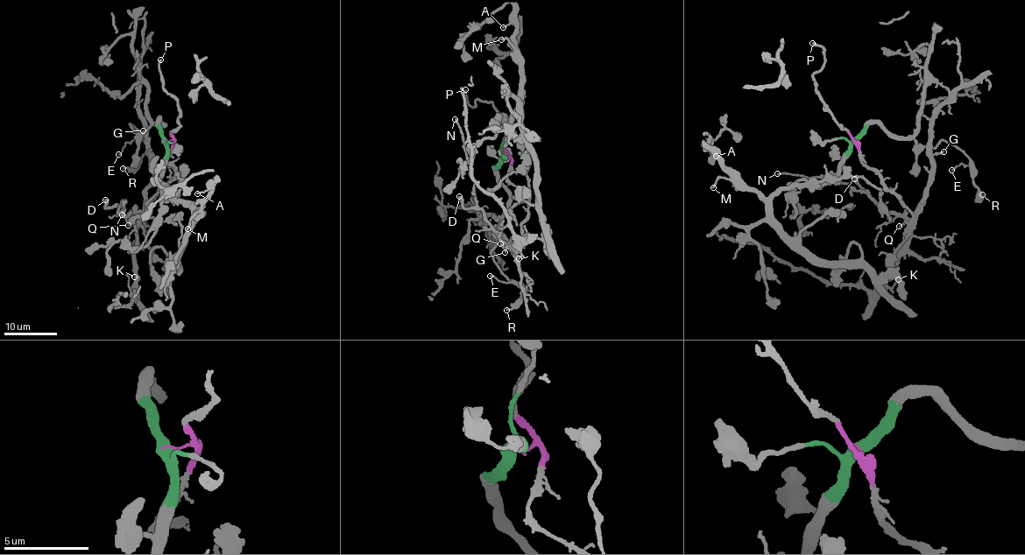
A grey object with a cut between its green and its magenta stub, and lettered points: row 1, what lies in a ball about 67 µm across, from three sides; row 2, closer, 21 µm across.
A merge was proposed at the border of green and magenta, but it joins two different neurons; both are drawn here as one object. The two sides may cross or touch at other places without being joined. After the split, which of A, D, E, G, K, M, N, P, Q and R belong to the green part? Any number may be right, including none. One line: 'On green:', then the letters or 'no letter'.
On green: A, E, M, R

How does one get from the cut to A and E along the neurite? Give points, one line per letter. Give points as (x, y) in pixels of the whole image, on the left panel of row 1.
A: (166, 140), (166, 155), (162, 167), (165, 198), (187, 205), (196, 219), (210, 190), (197, 193)
E: (166, 140), (157, 118), (164, 123), (140, 133), (130, 123), (139, 130), (139, 137), (126, 143), (119, 155)

